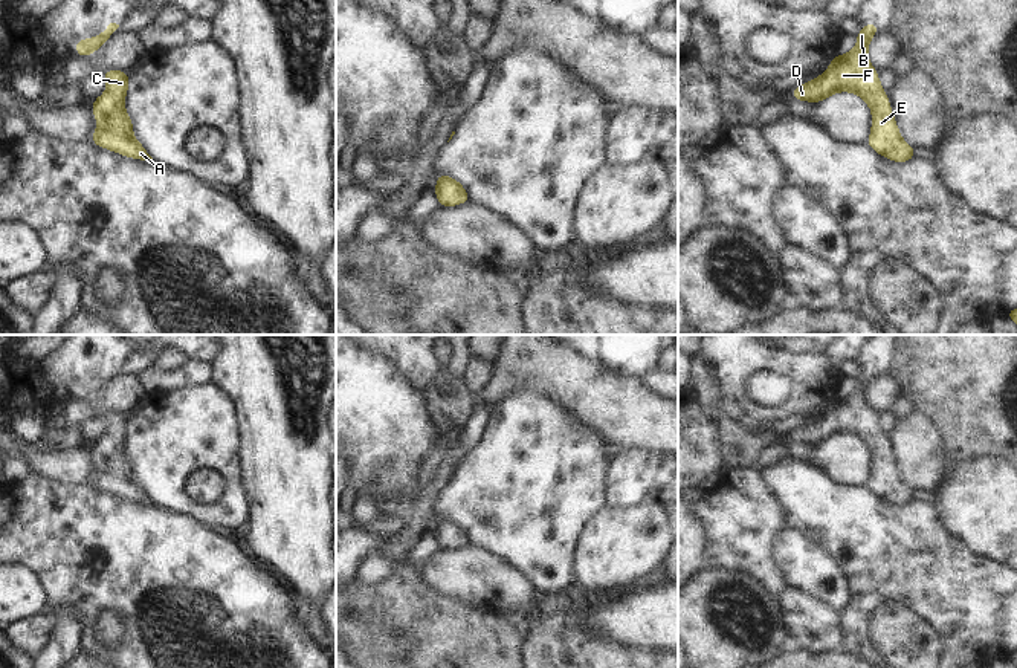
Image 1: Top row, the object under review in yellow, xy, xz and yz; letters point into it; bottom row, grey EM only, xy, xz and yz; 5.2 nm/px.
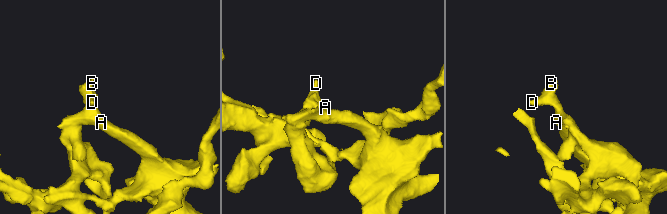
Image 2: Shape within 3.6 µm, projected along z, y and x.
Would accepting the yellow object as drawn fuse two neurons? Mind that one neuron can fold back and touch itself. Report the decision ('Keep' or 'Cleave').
Keep

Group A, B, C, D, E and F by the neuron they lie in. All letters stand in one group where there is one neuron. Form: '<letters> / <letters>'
A B C D E F

